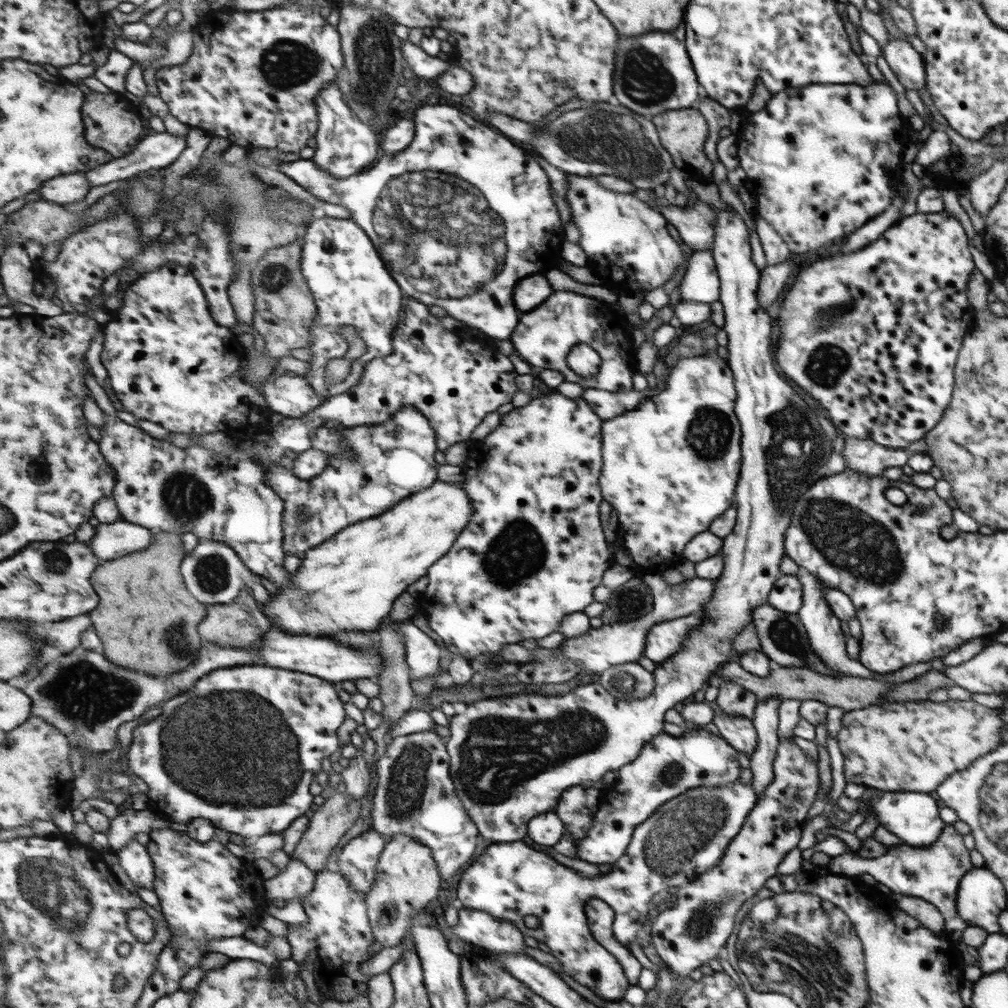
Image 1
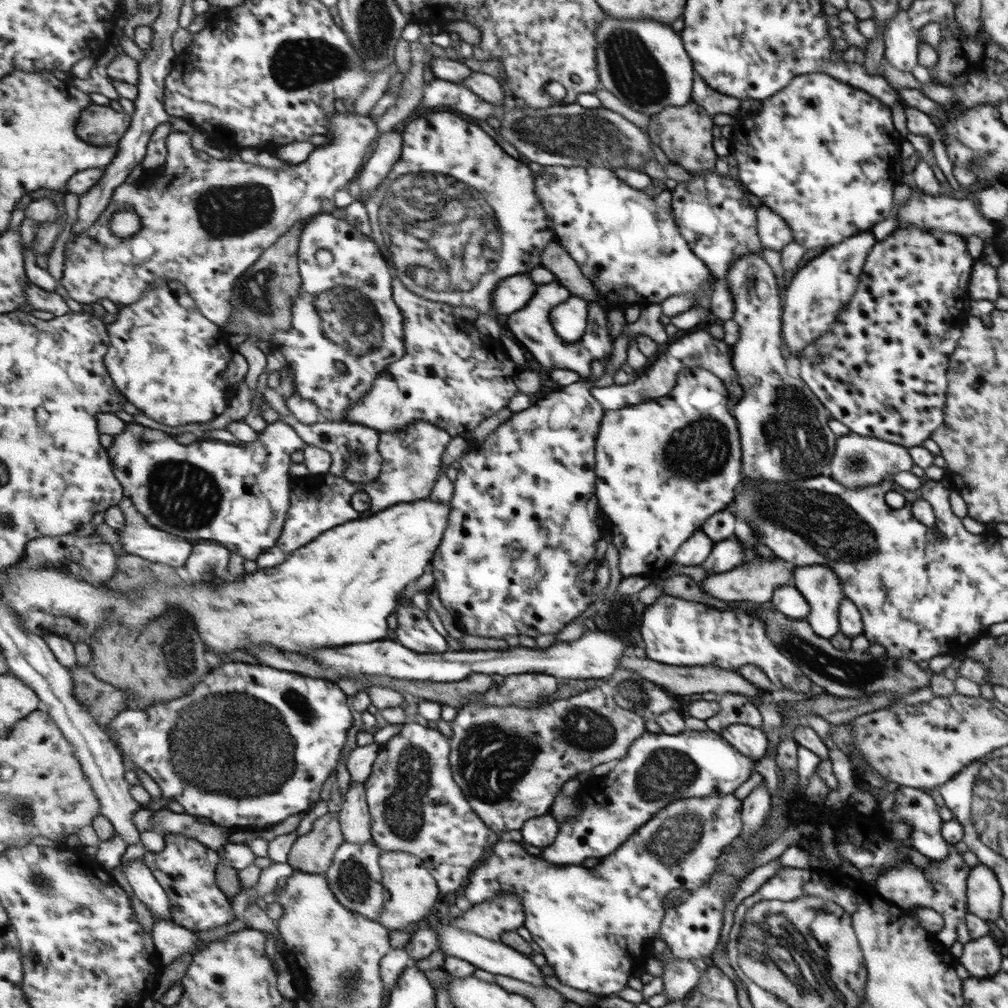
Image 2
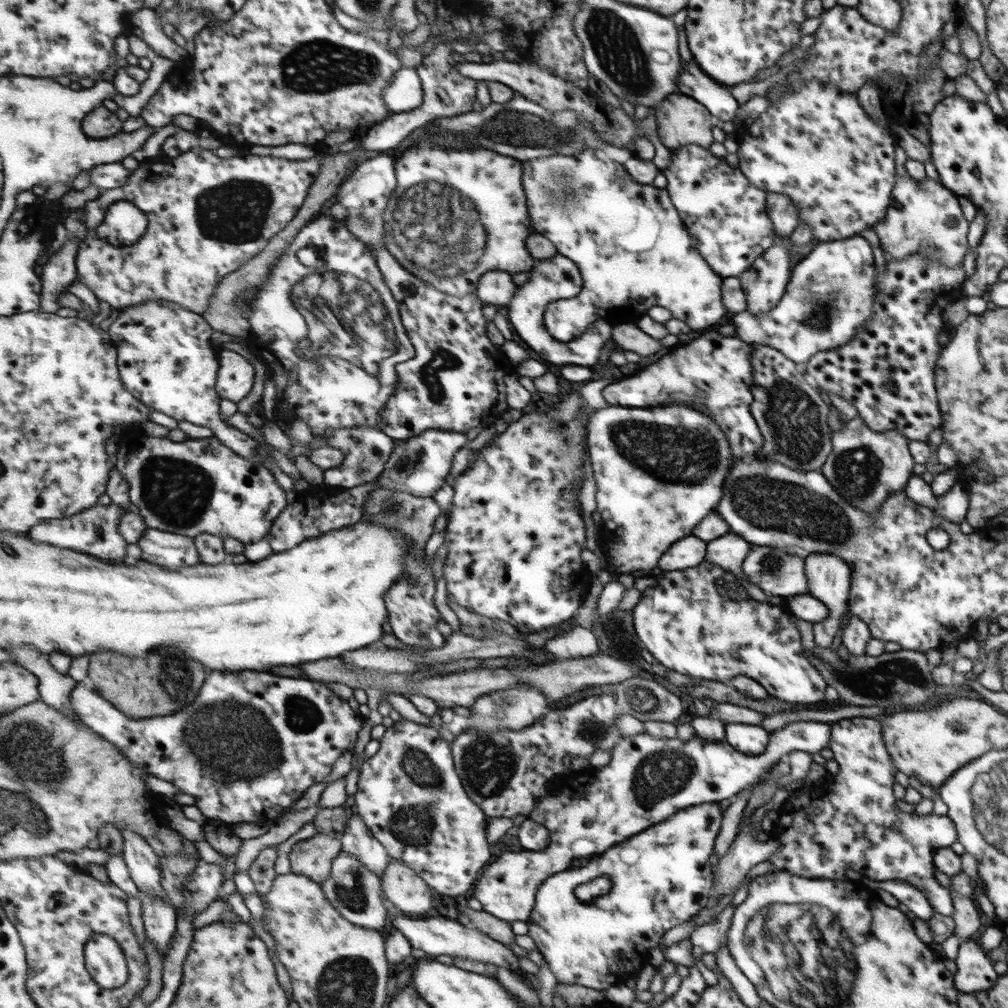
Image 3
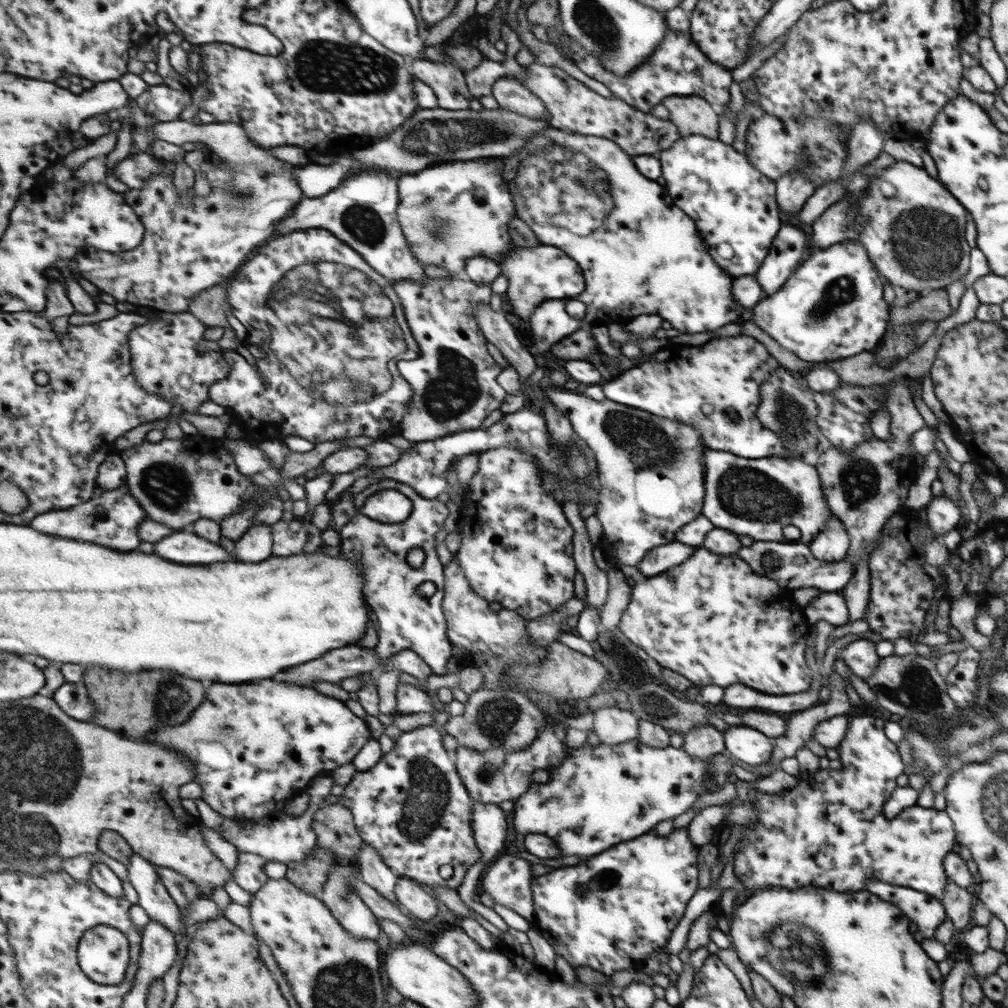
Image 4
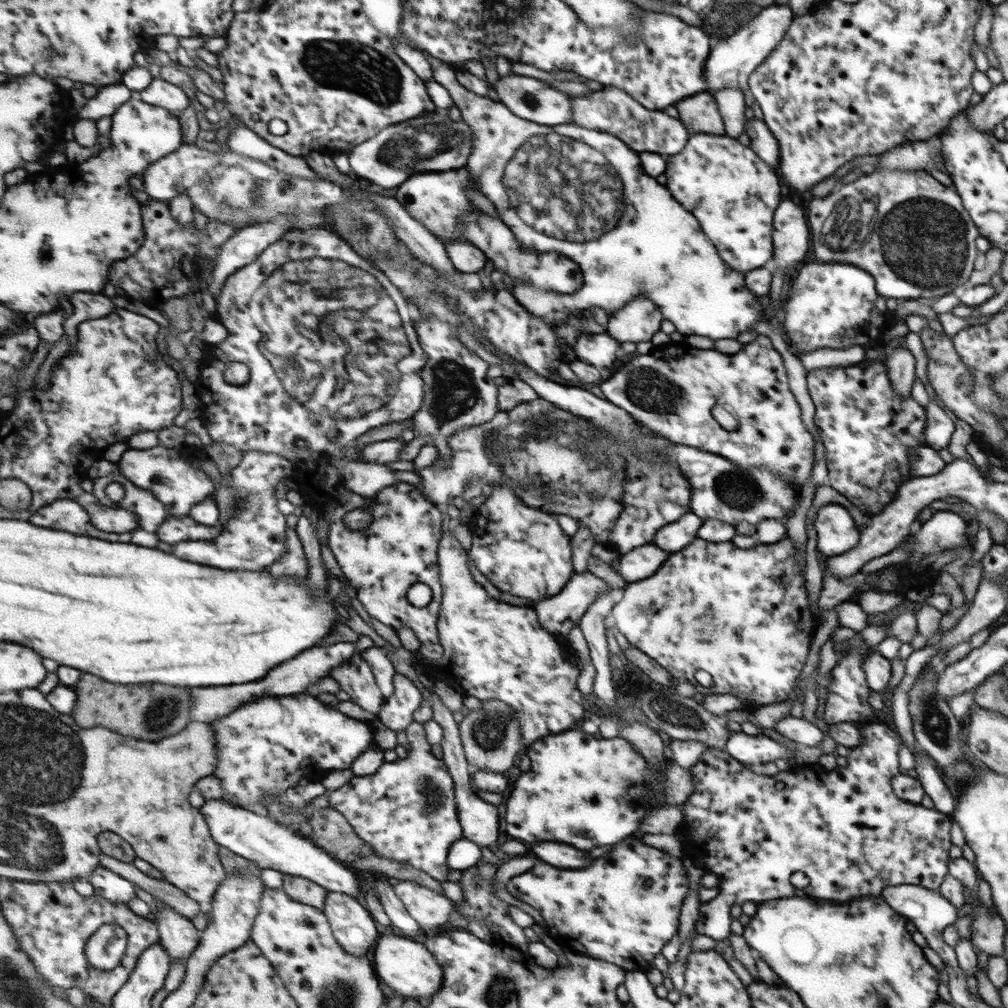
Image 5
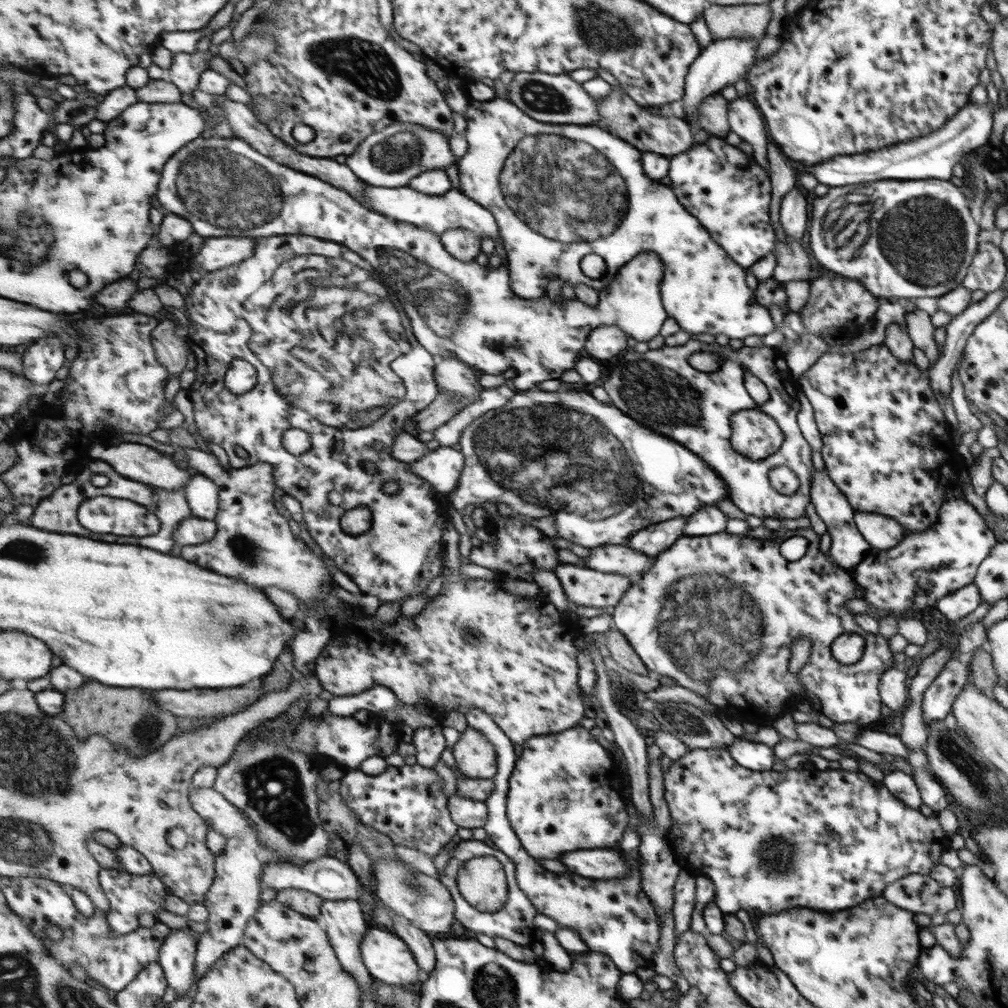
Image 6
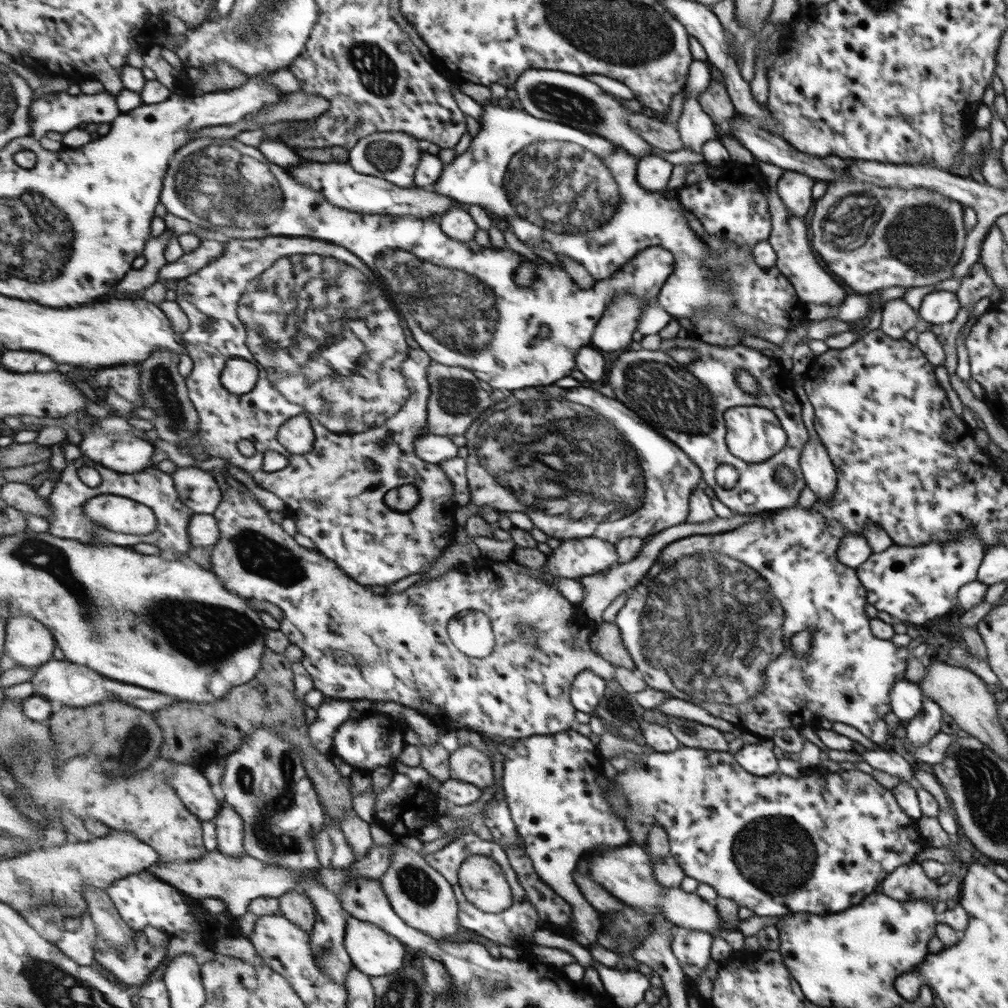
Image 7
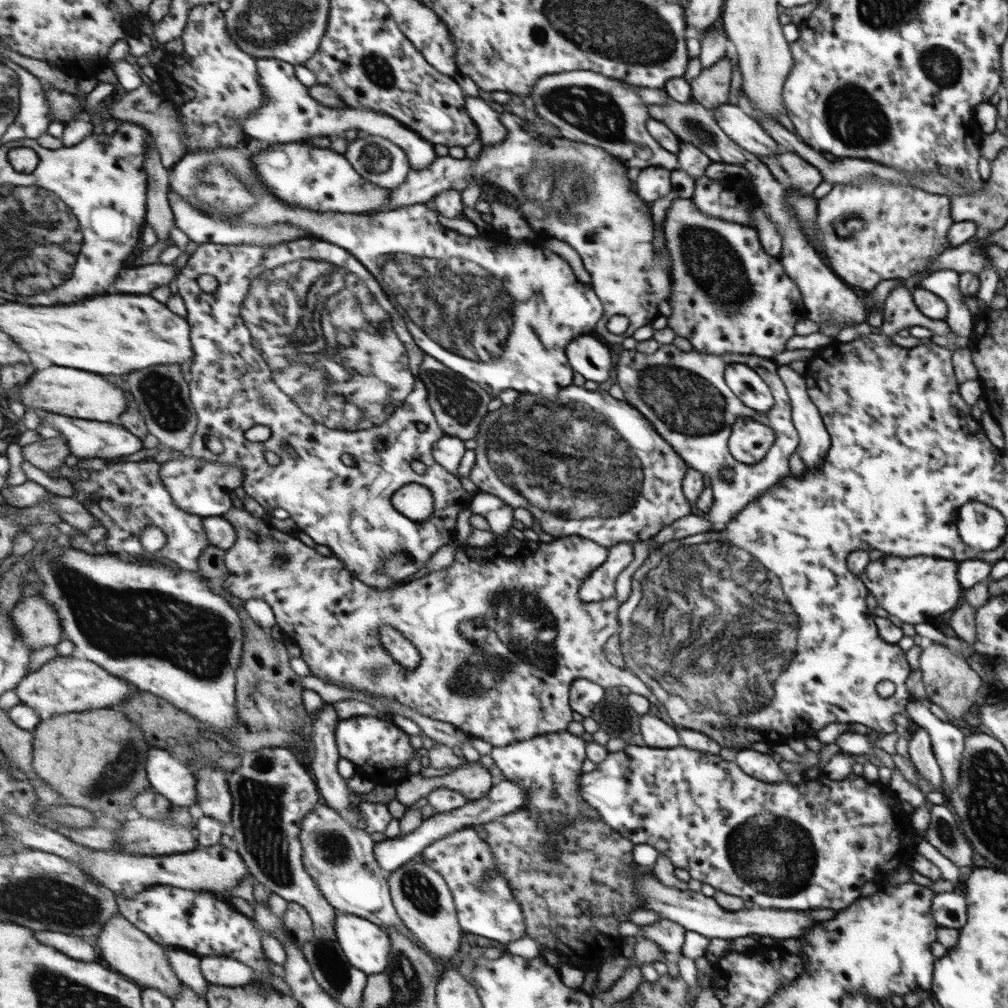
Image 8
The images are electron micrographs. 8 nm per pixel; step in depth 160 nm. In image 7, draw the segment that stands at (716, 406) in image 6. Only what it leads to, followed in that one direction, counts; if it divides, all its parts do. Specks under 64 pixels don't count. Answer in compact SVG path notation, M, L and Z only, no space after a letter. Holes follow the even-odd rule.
M692 337L662 339L657 350L625 350L623 354L619 354L609 368L607 384L611 386L615 400L623 400L627 408L635 410L637 416L647 420L651 428L655 426L655 431L686 453L701 470L704 485L711 488L715 498L729 507L733 514L755 515L763 511L789 508L797 503L799 492L805 488L798 460L801 449L809 438L801 421L801 406L792 390L790 375L774 356L763 356L740 345L731 348L711 346ZM669 349L692 349L696 354L699 352L697 355L701 358L687 366L677 364L667 354ZM739 368L747 371L757 381L761 393L759 396L749 396L740 390L735 383L735 371L739 371ZM733 406L759 406L771 410L786 434L785 446L777 454L757 464L749 464L733 456L724 443L726 428L723 420L723 412ZM720 464L728 464L737 471L739 478L730 489L715 484L713 473ZM779 466L785 466L793 472L793 485L777 485L775 477ZM741 492L751 492L755 501L751 505L745 505L739 499Z

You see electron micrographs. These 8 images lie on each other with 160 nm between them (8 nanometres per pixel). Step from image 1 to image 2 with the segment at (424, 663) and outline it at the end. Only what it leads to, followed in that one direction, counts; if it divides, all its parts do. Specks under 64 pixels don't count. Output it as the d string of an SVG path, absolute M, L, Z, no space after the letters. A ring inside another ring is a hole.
M412 604L398 605L396 610L398 626L395 629L397 642L421 654L444 653L451 648L427 619L423 610Z

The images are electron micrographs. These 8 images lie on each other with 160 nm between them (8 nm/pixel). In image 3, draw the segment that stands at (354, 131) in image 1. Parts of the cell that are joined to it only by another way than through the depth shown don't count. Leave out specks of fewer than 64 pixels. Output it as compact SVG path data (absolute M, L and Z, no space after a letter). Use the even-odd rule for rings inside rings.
M196 145L192 146L188 151L181 153L173 159L170 164L156 163L151 165L139 165L133 172L125 186L109 189L100 192L97 198L87 202L86 207L86 226L88 228L87 235L82 239L80 249L77 255L78 280L84 283L95 295L97 299L107 302L112 308L122 310L125 307L134 307L147 301L163 299L176 302L186 309L201 315L208 311L211 299L218 290L218 286L226 276L232 272L238 271L247 261L257 256L274 238L278 232L281 232L293 219L297 218L298 212L302 210L303 203L306 202L307 195L310 194L311 187L320 175L322 167L322 156L317 155L307 160L287 160L286 158L277 158L274 156L237 156L229 158L219 158L214 151L210 151ZM117 201L131 201L143 209L147 213L150 220L150 227L146 230L146 234L139 239L137 244L130 247L116 247L101 240L98 235L99 225L106 219L108 207Z

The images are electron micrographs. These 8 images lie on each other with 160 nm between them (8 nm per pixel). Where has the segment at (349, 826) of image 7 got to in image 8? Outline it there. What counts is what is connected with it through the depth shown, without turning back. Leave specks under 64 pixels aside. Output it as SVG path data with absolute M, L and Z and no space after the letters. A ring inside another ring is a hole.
M327 703L318 712L318 716L313 723L313 736L311 738L315 746L314 759L310 765L311 773L326 805L334 808L353 827L367 831L366 815L361 811L360 807L356 807L351 803L352 792L347 787L347 779L337 772L337 762L339 762L339 757L341 757L336 741L336 730L340 721L338 712L333 704Z

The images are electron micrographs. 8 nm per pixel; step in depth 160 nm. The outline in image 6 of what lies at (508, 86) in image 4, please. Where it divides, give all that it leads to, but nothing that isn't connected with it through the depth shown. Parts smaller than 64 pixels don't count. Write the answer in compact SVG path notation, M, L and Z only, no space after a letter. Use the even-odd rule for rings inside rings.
M546 72L515 73L509 83L509 99L539 122L563 122L563 124L603 124L595 112L596 100L591 100L581 85L569 78L568 73Z

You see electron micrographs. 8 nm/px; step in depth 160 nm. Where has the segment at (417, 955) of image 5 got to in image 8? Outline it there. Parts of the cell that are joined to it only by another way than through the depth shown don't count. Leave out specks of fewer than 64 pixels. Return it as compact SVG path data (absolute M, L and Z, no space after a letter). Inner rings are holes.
M339 912L334 922L339 944L355 968L369 976L381 974L390 964L391 937L377 923Z

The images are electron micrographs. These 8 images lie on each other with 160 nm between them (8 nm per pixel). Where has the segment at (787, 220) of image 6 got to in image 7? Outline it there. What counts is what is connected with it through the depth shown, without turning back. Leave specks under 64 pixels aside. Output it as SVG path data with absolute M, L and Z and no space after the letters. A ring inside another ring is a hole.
M784 170L782 172L782 175L777 179L775 191L781 199L782 205L789 211L789 214L807 219L809 215L807 210L814 203L814 199L811 197L811 186L813 186L814 182L816 182L814 178L792 170Z

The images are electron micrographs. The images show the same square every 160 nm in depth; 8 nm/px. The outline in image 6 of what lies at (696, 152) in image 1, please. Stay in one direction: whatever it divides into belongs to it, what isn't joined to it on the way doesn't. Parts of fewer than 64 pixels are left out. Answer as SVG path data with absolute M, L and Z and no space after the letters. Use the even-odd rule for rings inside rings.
M715 92L696 104L695 114L685 112L684 120L689 128L701 129L709 135L724 139L729 134L727 120L728 102Z

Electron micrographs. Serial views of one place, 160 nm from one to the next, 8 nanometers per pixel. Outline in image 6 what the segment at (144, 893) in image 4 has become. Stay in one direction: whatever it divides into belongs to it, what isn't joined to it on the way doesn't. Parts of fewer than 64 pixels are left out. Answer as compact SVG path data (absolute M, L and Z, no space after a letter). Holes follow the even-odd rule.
M171 929L163 941L159 964L164 968L169 986L178 998L188 995L194 983L198 940L185 929Z

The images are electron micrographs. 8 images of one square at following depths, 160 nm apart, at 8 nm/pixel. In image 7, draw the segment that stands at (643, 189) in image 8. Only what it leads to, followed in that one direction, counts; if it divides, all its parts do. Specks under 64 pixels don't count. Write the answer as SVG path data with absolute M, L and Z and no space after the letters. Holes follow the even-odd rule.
M657 155L639 158L637 164L638 183L650 191L663 191L671 176L672 164Z

